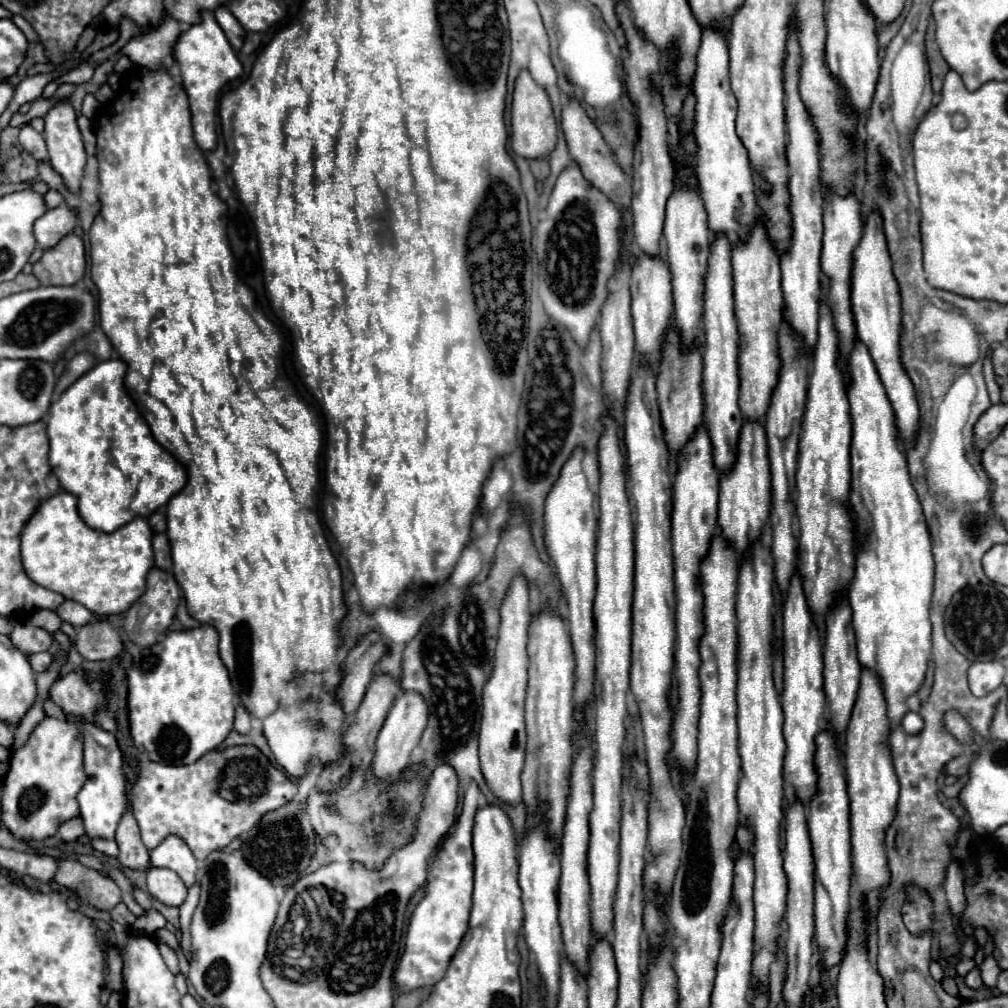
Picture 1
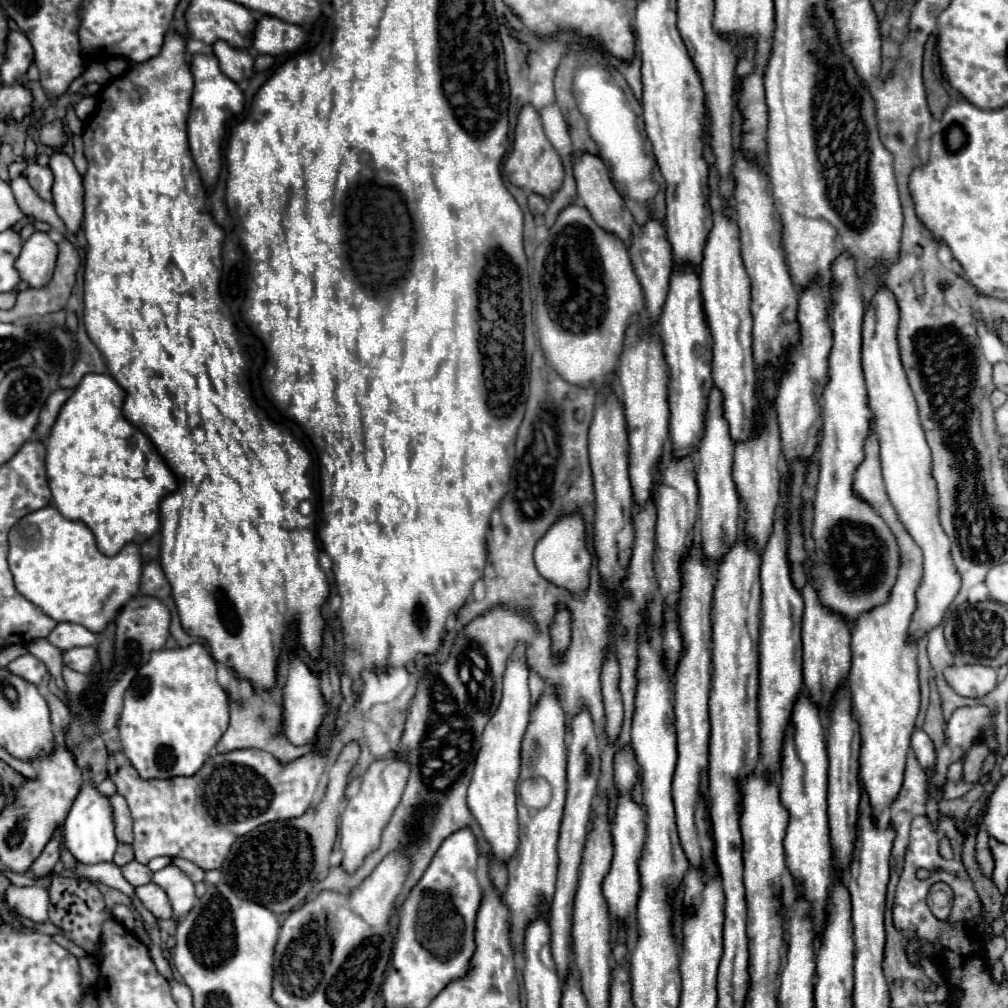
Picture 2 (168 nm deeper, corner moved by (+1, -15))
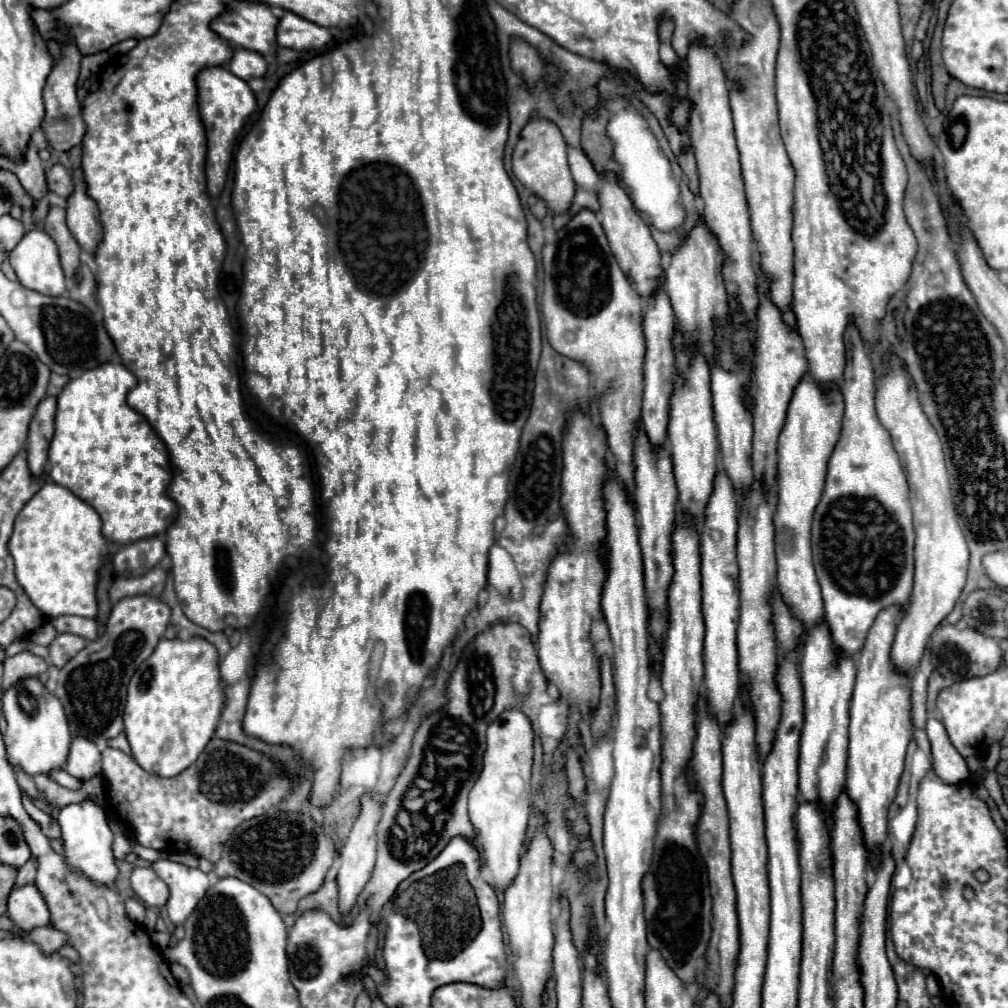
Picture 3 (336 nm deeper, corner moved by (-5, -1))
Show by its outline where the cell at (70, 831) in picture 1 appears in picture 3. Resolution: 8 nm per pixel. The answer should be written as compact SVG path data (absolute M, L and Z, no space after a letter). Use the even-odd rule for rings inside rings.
M28 861L26 865L22 865L20 869L18 869L18 875L16 875L16 883L14 883L14 887L22 887L22 885L28 885L28 883L32 883L36 879L36 861Z

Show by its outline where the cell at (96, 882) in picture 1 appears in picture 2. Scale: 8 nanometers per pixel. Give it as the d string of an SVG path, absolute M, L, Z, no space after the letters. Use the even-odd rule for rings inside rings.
M116 905L112 911L114 911L114 919L116 919L118 923L122 923L128 931L134 929L134 915L132 915L132 911L130 911L128 907L124 907L124 905Z

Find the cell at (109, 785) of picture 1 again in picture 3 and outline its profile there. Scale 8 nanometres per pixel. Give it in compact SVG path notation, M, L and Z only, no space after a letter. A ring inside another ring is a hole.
M82 801L82 803L74 803L74 805L60 809L60 815L56 821L62 831L64 863L76 873L80 873L82 877L86 877L90 883L110 887L118 877L118 867L116 867L114 853L112 853L114 835L108 827L106 813L96 803Z

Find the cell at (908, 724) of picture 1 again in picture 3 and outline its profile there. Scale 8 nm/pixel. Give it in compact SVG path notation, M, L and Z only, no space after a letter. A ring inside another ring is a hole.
M930 717L926 723L926 733L932 743L932 755L934 755L932 769L938 773L938 777L944 783L960 783L968 779L970 777L968 765L964 757L960 757L960 753L956 753L954 745L950 743L942 721L936 717Z

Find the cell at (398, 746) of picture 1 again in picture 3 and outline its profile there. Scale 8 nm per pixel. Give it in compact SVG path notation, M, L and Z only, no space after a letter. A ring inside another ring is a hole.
M364 795L360 799L360 815L356 817L352 831L344 843L344 849L340 851L340 871L338 871L338 909L342 915L350 913L350 909L354 907L358 895L362 893L364 885L368 883L372 869L374 869L374 861L376 861L376 825L380 821L380 813L382 813L382 805L376 803L370 795Z

